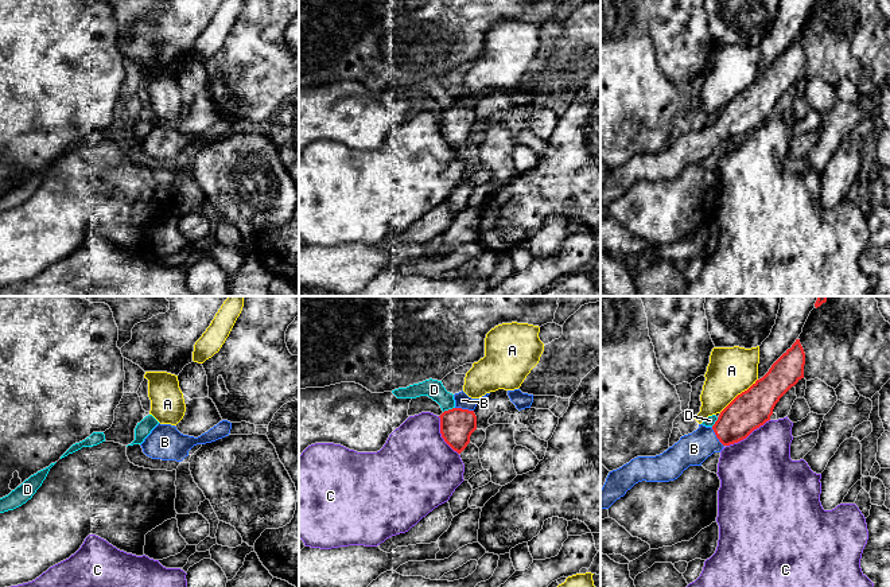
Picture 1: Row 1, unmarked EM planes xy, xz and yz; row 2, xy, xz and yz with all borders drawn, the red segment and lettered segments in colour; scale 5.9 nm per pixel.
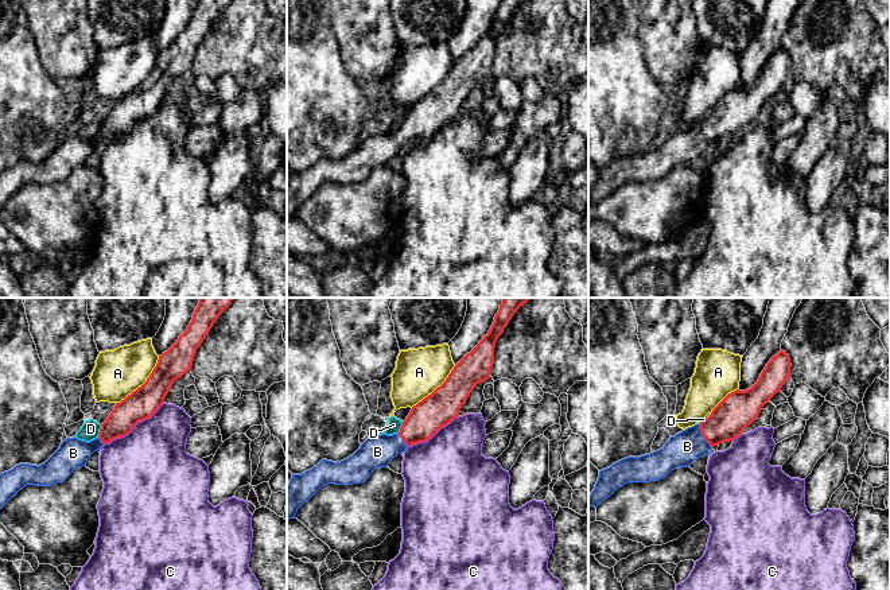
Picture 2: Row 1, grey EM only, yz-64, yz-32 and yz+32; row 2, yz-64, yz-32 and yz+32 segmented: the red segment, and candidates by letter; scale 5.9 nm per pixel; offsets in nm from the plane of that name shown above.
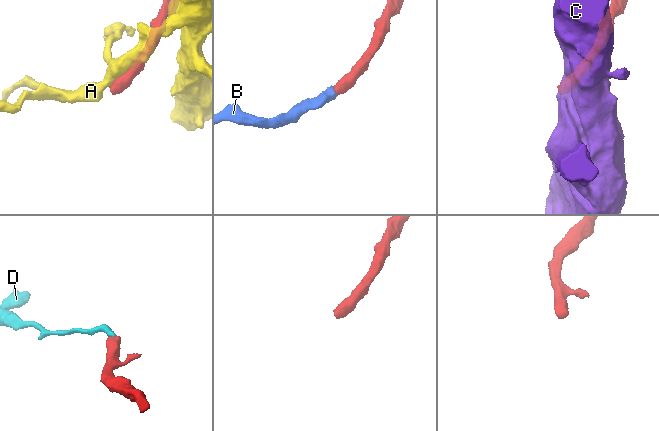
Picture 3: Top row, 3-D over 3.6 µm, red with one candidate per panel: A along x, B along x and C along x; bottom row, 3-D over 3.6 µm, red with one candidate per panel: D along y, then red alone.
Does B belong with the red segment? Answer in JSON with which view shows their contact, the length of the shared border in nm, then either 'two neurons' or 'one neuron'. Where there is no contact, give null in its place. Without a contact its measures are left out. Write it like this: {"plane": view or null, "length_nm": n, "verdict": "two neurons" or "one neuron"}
{"plane": "yz", "length_nm": 140, "verdict": "one neuron"}

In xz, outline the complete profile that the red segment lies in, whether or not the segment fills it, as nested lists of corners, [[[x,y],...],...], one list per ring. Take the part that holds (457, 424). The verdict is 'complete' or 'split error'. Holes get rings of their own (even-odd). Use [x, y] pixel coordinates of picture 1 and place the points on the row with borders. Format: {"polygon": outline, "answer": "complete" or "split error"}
{"polygon": [[[462,390],[454,394],[454,400],[455,407],[439,416],[440,434],[444,442],[460,454],[470,443],[471,434],[477,429],[474,409],[479,399],[471,399]]], "answer": "split error"}

